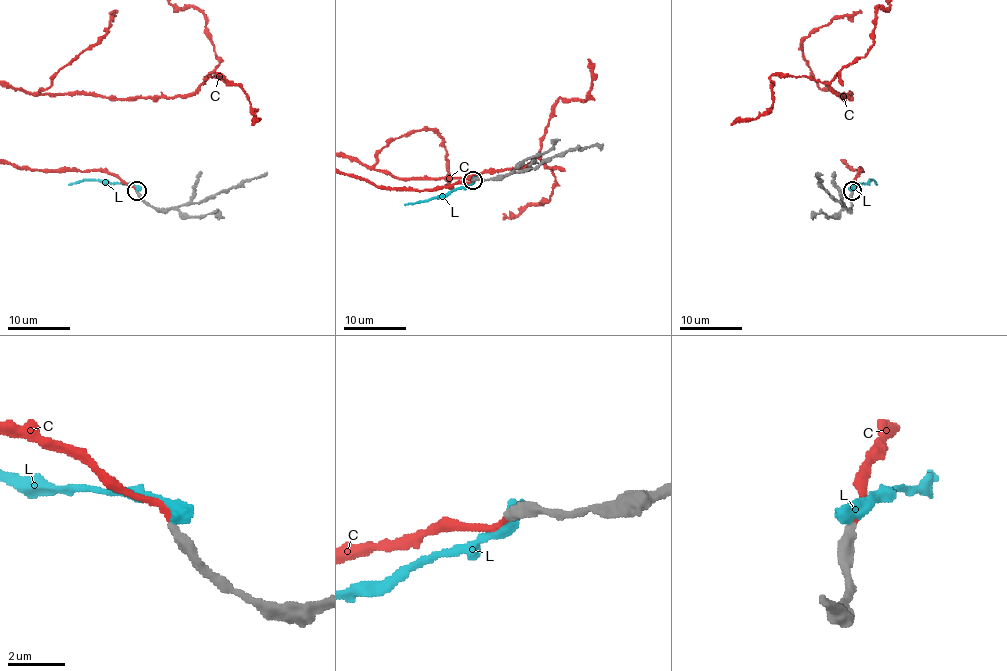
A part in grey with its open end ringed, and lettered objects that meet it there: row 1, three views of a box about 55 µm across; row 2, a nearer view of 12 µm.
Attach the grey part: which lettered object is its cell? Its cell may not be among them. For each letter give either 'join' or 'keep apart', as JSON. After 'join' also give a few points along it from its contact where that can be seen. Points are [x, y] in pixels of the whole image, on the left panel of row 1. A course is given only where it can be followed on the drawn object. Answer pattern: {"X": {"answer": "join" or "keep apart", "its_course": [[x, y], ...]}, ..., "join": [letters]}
{"C": {"answer": "join"}, "L": {"answer": "keep apart"}, "join": ["C"]}

